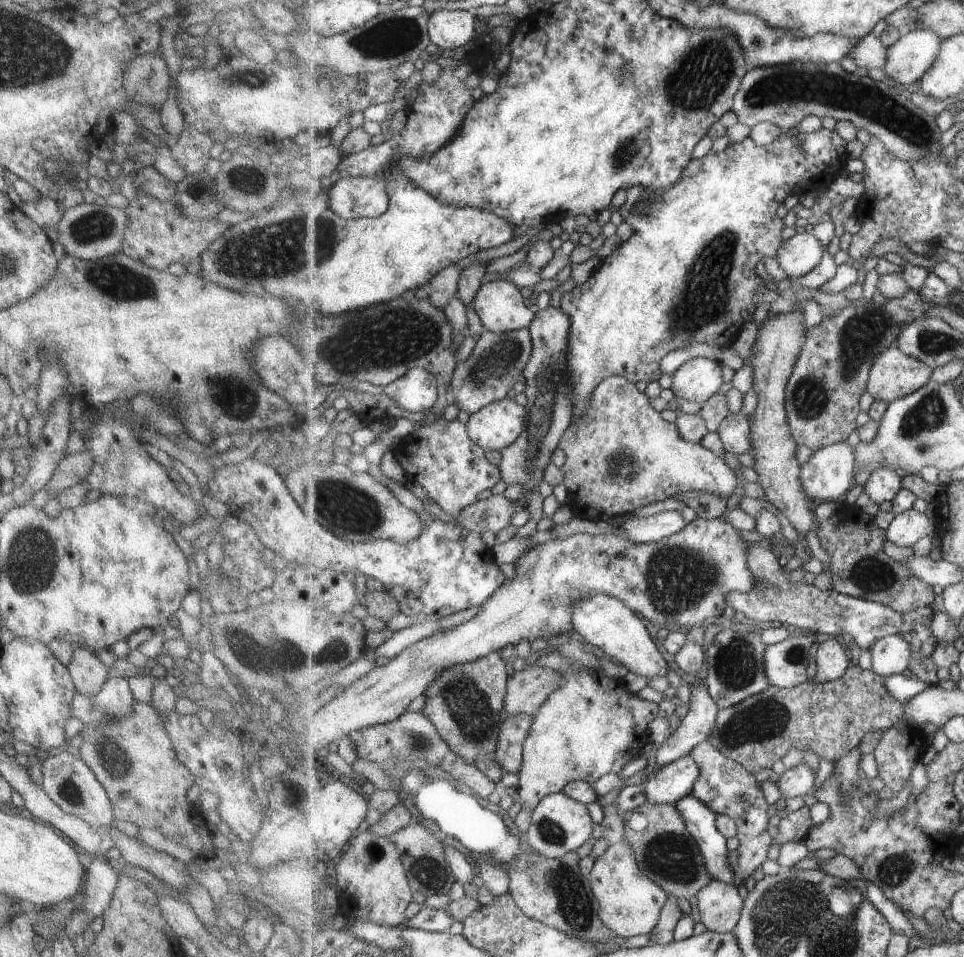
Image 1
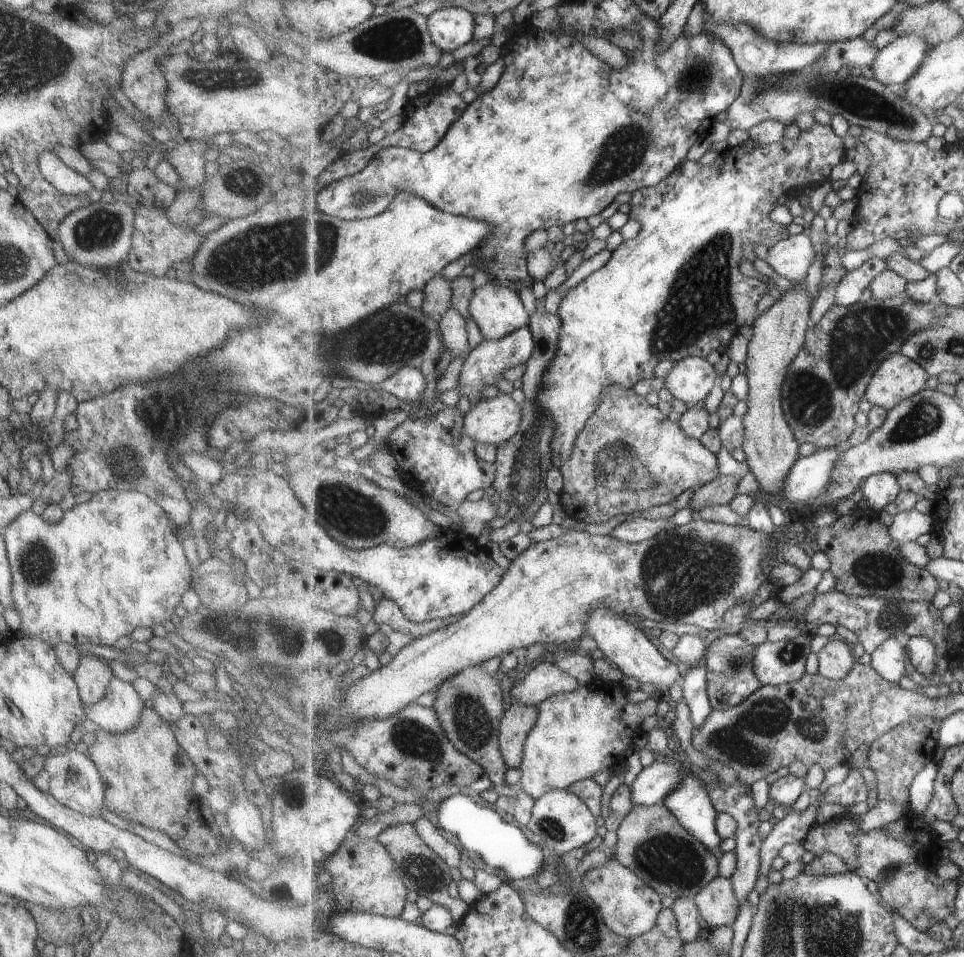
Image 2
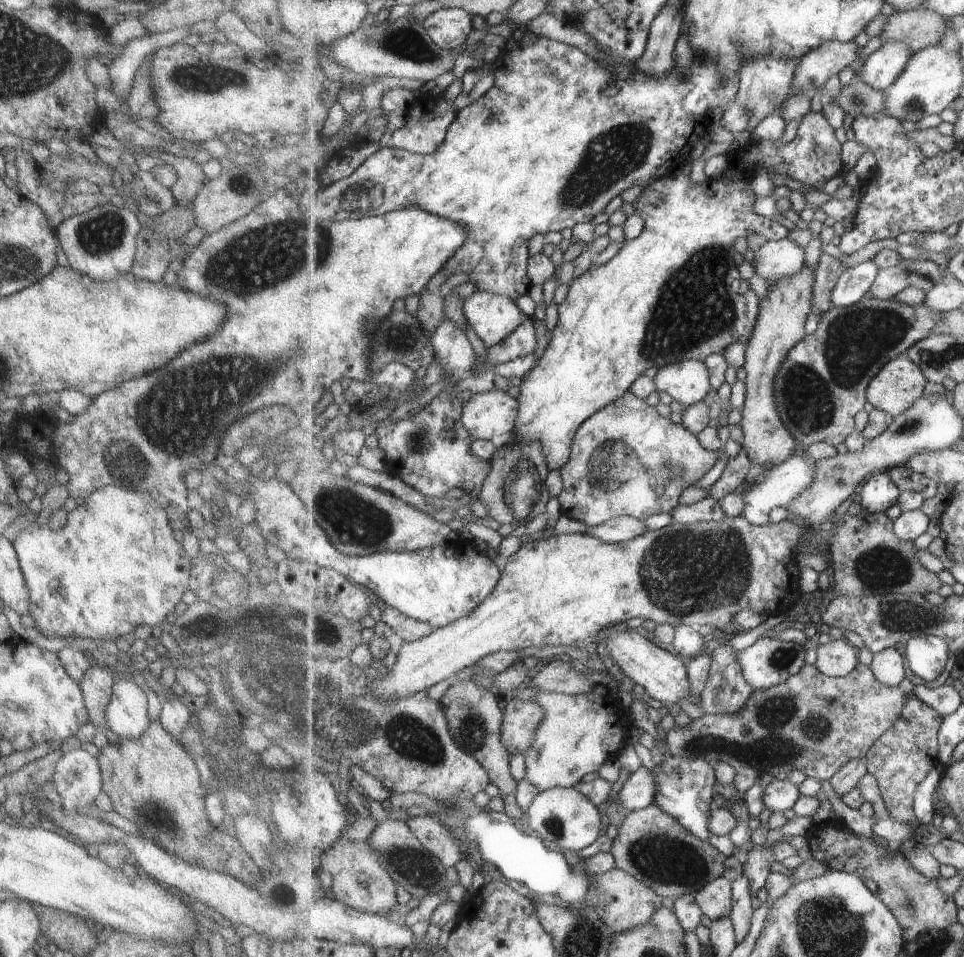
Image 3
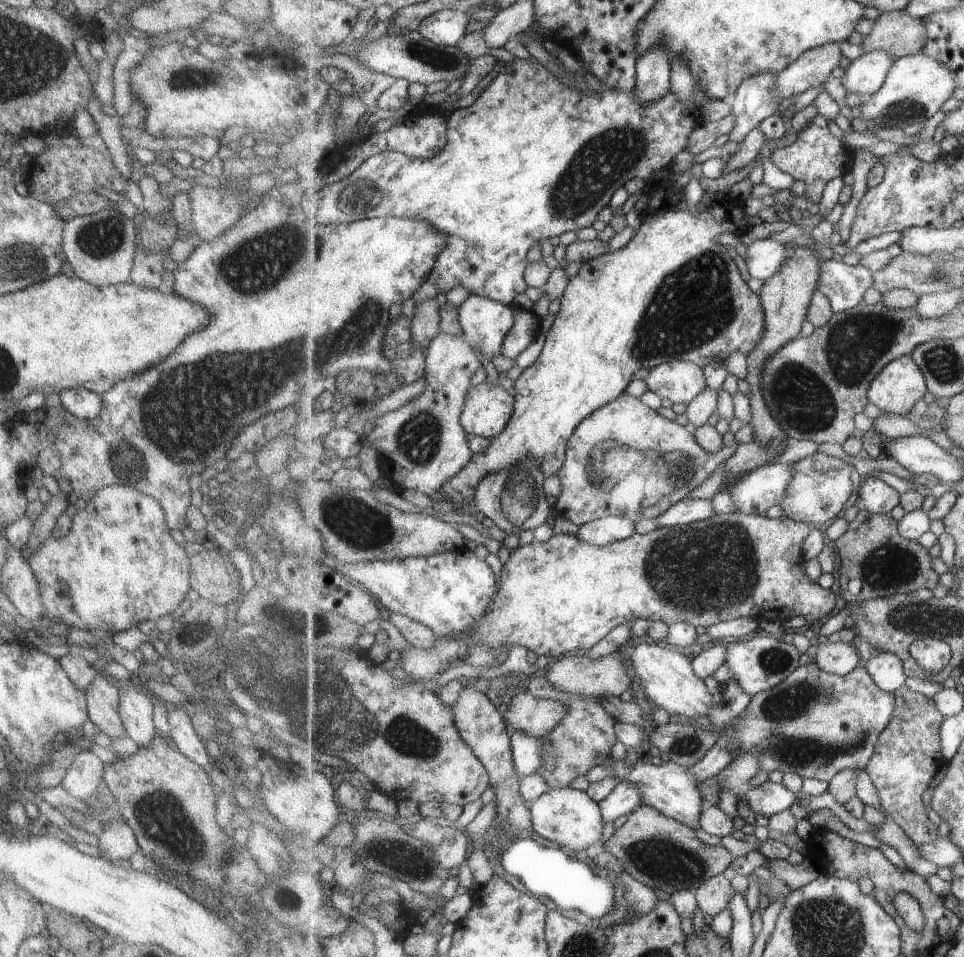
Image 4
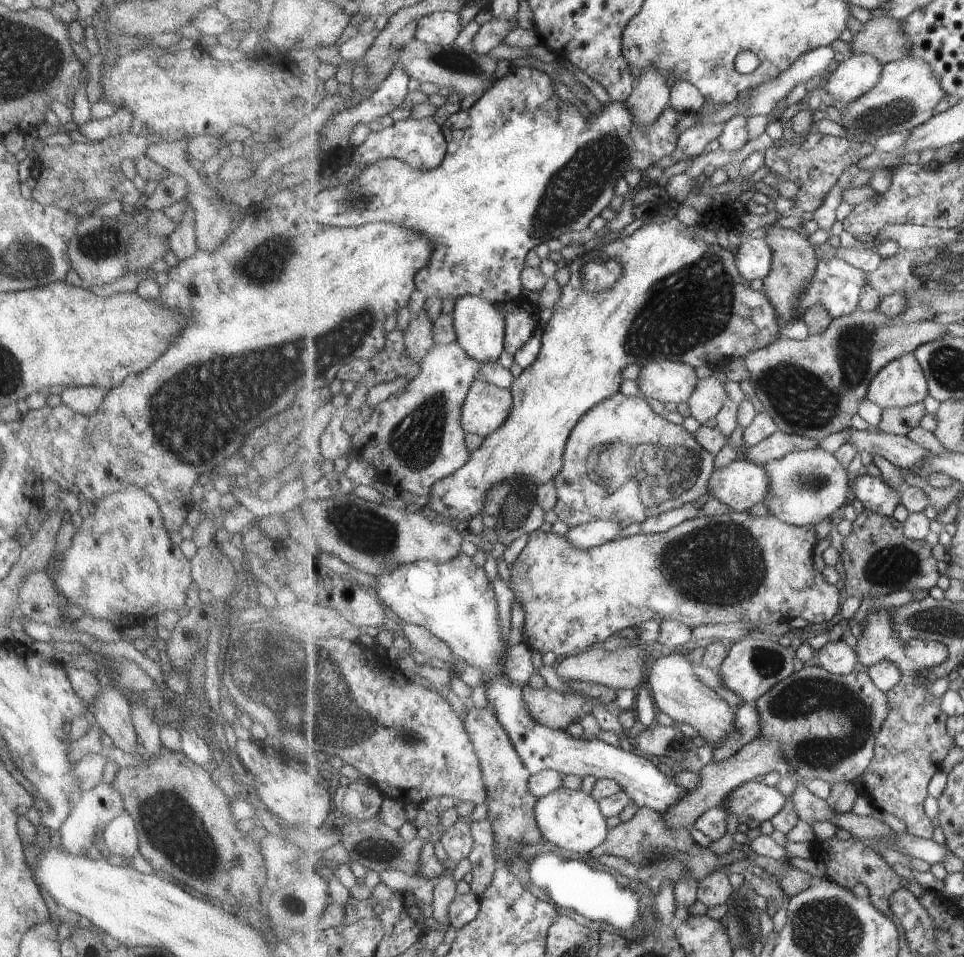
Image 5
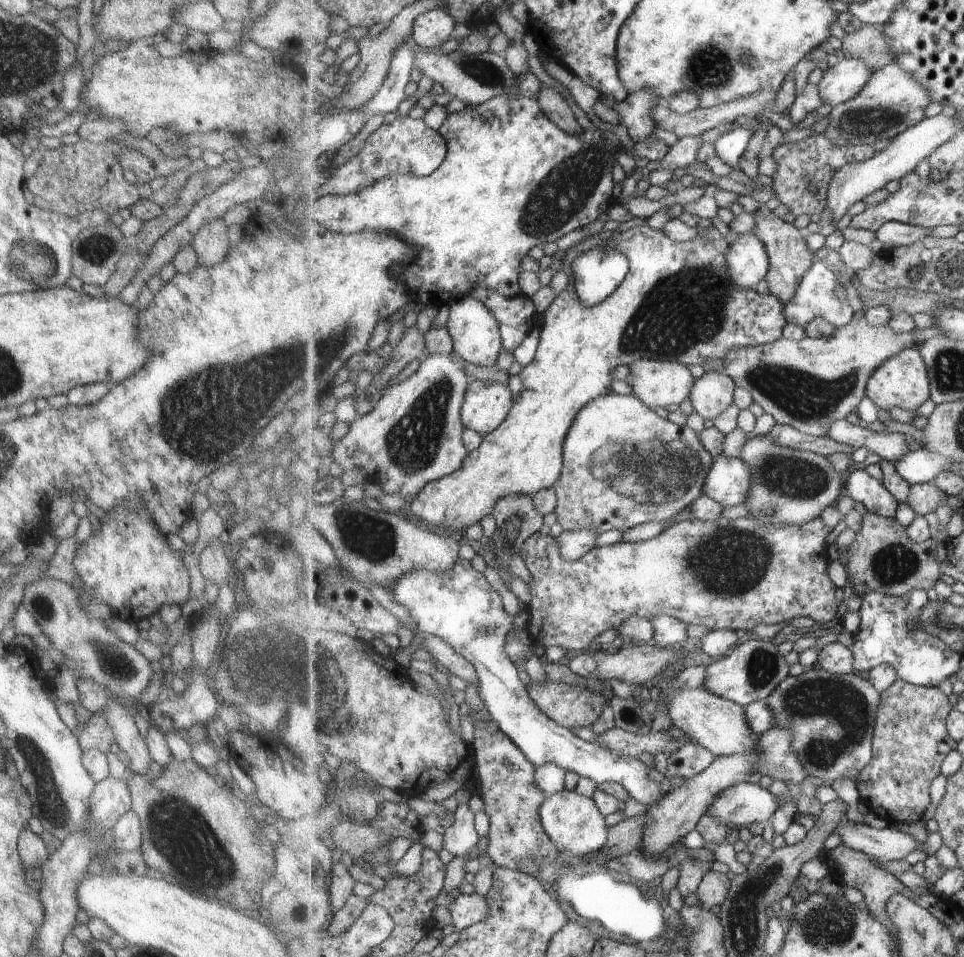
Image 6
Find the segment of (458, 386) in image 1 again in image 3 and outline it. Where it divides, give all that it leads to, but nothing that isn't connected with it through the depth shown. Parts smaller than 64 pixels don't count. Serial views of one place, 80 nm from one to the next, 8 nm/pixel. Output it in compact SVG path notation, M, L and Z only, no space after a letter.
M533 318L525 319L517 330L514 330L507 338L498 345L487 348L488 353L485 360L478 360L474 370L483 366L486 362L491 364L503 364L521 356L527 356L535 352L538 345L536 324Z

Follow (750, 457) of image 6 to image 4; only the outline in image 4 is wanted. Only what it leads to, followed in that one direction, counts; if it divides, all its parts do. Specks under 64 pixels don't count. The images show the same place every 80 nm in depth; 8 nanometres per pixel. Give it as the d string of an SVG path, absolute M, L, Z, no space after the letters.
M815 452L809 457L791 463L794 470L792 479L788 482L786 495L780 504L785 517L795 519L800 523L809 523L817 528L825 528L849 505L851 496L851 468L846 460L842 460L821 452Z

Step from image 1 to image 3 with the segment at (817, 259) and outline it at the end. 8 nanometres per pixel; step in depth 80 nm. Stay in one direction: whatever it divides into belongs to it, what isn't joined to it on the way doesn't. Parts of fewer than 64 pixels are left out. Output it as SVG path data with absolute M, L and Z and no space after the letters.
M786 239L767 240L754 254L754 272L767 281L797 274L805 266L805 250Z

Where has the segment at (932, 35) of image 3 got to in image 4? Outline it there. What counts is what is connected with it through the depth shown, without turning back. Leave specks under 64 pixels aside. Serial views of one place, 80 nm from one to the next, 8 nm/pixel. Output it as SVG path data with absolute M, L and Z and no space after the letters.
M901 10L882 11L877 18L873 20L871 32L867 36L862 37L862 44L859 45L859 47L862 48L865 53L882 50L892 57L900 59L921 53L924 49L927 35L928 26L924 19L914 17Z

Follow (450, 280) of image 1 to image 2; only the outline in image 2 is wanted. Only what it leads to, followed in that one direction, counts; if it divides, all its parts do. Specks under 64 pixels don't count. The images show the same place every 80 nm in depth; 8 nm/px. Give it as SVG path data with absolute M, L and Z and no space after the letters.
M437 275L427 283L423 294L425 301L420 309L439 323L451 308L452 283Z

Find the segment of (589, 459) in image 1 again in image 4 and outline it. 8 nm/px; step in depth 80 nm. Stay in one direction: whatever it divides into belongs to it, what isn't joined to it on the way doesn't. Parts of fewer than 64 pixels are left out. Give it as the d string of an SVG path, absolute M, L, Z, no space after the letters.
M625 392L590 414L575 429L566 452L566 464L556 474L562 482L562 493L555 501L554 512L579 527L611 515L631 518L635 522L643 518L656 519L674 504L687 499L695 488L703 484L703 480L719 468L721 462L727 462L737 452L739 444L735 438L731 445L710 453L699 444L690 426L680 426L676 421L664 418L645 405L641 398Z

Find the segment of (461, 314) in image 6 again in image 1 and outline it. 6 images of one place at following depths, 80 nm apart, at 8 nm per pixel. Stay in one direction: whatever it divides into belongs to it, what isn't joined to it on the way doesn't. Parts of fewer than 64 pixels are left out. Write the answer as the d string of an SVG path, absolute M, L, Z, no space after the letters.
M508 281L483 283L473 306L485 329L499 334L528 328L536 315L525 304L521 289Z

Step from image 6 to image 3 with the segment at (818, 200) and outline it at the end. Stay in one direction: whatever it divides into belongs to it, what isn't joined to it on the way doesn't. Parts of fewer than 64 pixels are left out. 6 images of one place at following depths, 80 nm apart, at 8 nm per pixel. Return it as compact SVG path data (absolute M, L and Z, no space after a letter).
M822 111L805 114L797 128L795 138L790 143L781 145L778 148L775 145L776 144L769 141L761 141L759 144L752 144L751 146L743 145L730 155L729 170L723 178L717 180L706 178L701 186L695 186L695 184L689 180L691 164L688 164L650 182L649 185L644 187L641 196L634 202L636 208L635 214L641 216L644 221L643 231L638 237L626 241L612 259L608 260L603 265L592 265L570 284L565 300L558 306L558 321L552 331L552 337L546 352L535 362L534 367L521 378L521 383L519 385L520 395L517 398L520 404L519 416L516 427L512 434L506 438L507 440L512 436L515 441L539 441L542 444L542 451L546 456L549 472L559 471L570 461L572 444L582 424L595 413L598 413L602 408L620 399L627 391L635 390L636 386L640 383L640 378L644 376L645 370L649 370L649 368L660 369L667 365L691 359L703 362L703 360L707 360L711 354L721 354L723 356L729 346L735 343L743 343L747 346L751 337L754 336L755 326L758 325L758 316L762 299L755 294L754 289L749 287L748 281L743 281L739 277L741 274L739 274L737 264L735 264L735 260L733 260L733 254L735 254L735 240L741 238L741 236L746 238L747 236L751 236L751 234L762 234L767 240L772 241L785 239L787 238L787 234L789 234L789 230L785 228L785 226L781 226L777 222L772 222L766 219L765 216L751 212L751 204L757 200L758 196L751 190L751 184L749 184L749 182L751 182L751 178L755 176L757 164L762 164L767 170L771 168L771 170L775 172L786 174L792 179L807 184L807 186L814 186L816 190L821 184L829 182L834 176L842 175L845 170L849 170L845 162L843 162L843 158L841 158L841 144L839 144L839 140L835 138L834 126L831 126L831 123L827 120L827 117Z

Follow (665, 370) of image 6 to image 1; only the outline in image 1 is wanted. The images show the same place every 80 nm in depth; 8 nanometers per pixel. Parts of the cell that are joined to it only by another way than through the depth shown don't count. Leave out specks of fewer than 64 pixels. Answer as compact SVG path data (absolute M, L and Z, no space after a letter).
M707 356L695 357L674 372L673 394L704 405L724 382L724 366Z

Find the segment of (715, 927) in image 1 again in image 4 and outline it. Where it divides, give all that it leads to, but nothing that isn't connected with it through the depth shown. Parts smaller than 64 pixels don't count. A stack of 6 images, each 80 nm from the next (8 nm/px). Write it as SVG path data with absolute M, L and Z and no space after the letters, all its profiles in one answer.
M721 873L696 888L696 899L704 914L719 914L729 907L736 893L727 876Z

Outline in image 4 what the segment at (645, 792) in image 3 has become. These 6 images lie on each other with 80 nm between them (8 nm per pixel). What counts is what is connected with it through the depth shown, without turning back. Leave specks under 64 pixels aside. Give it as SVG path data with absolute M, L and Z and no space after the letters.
M620 781L617 788L601 802L602 813L607 821L628 815L642 804L640 790L631 783Z

